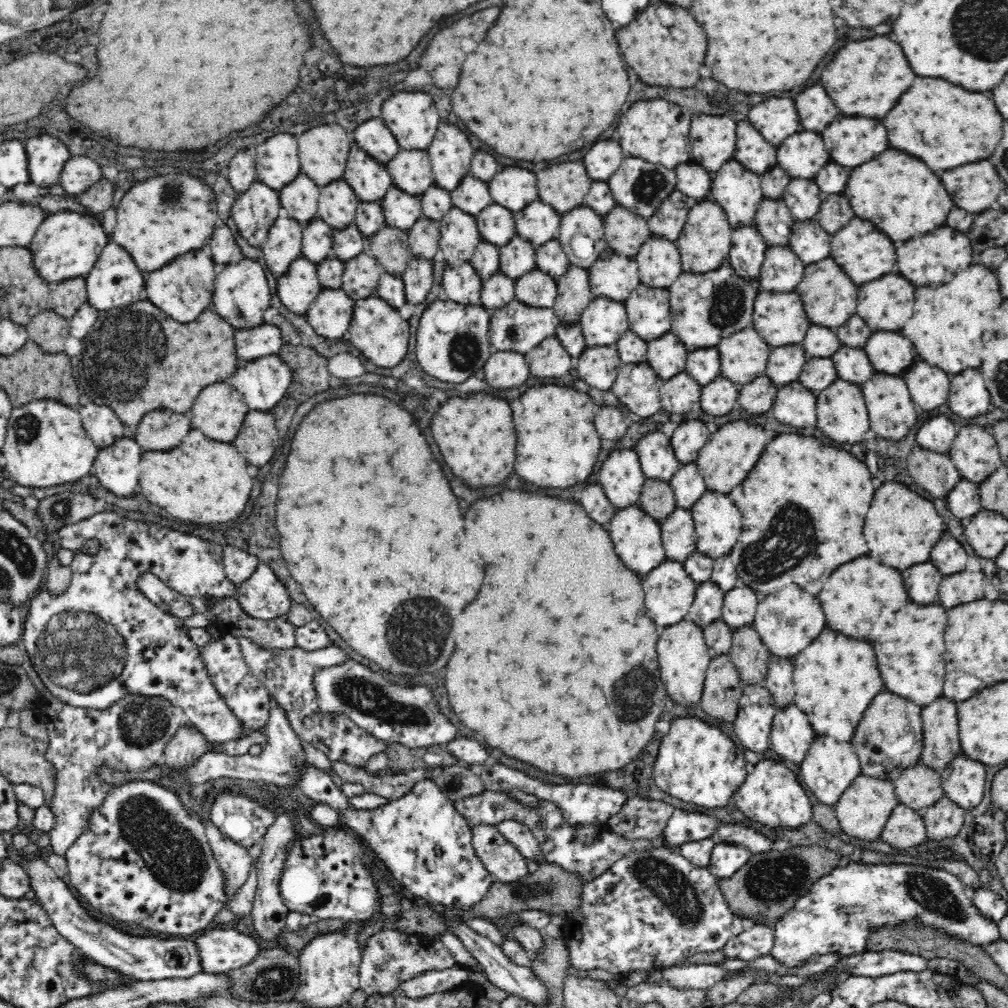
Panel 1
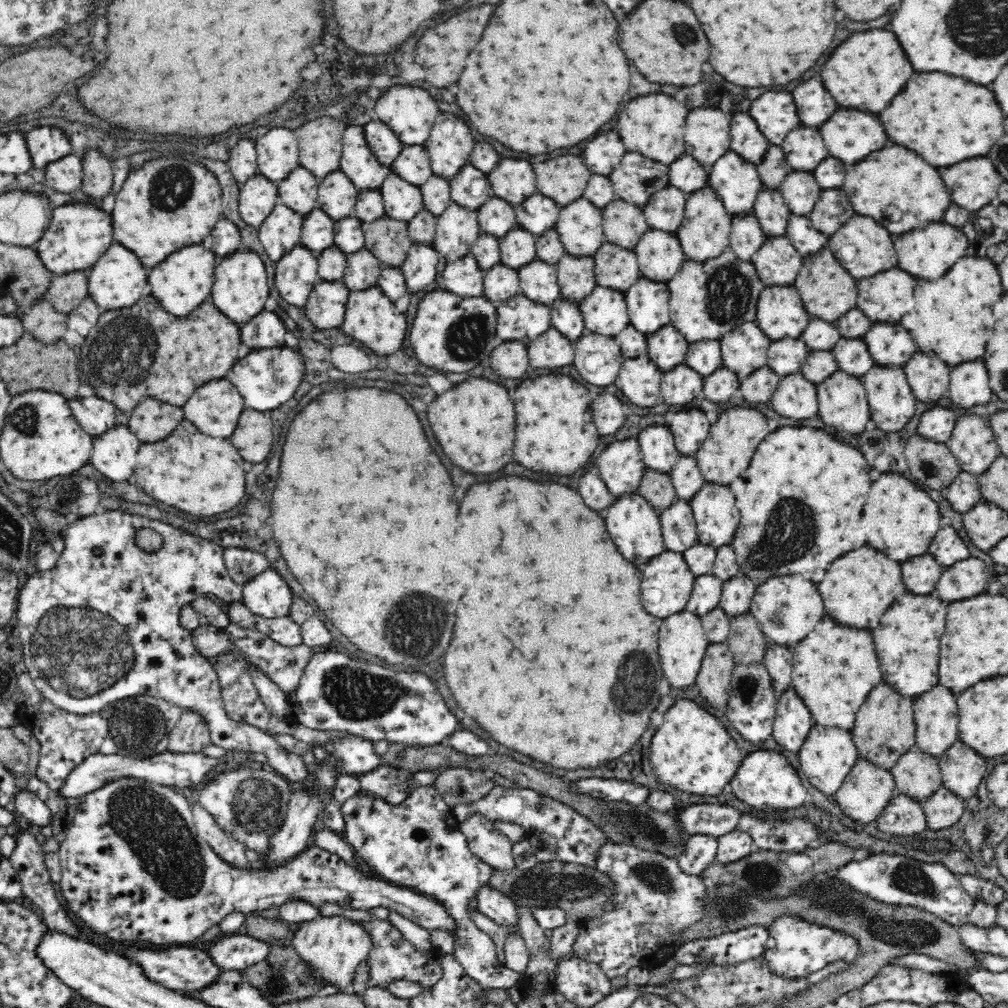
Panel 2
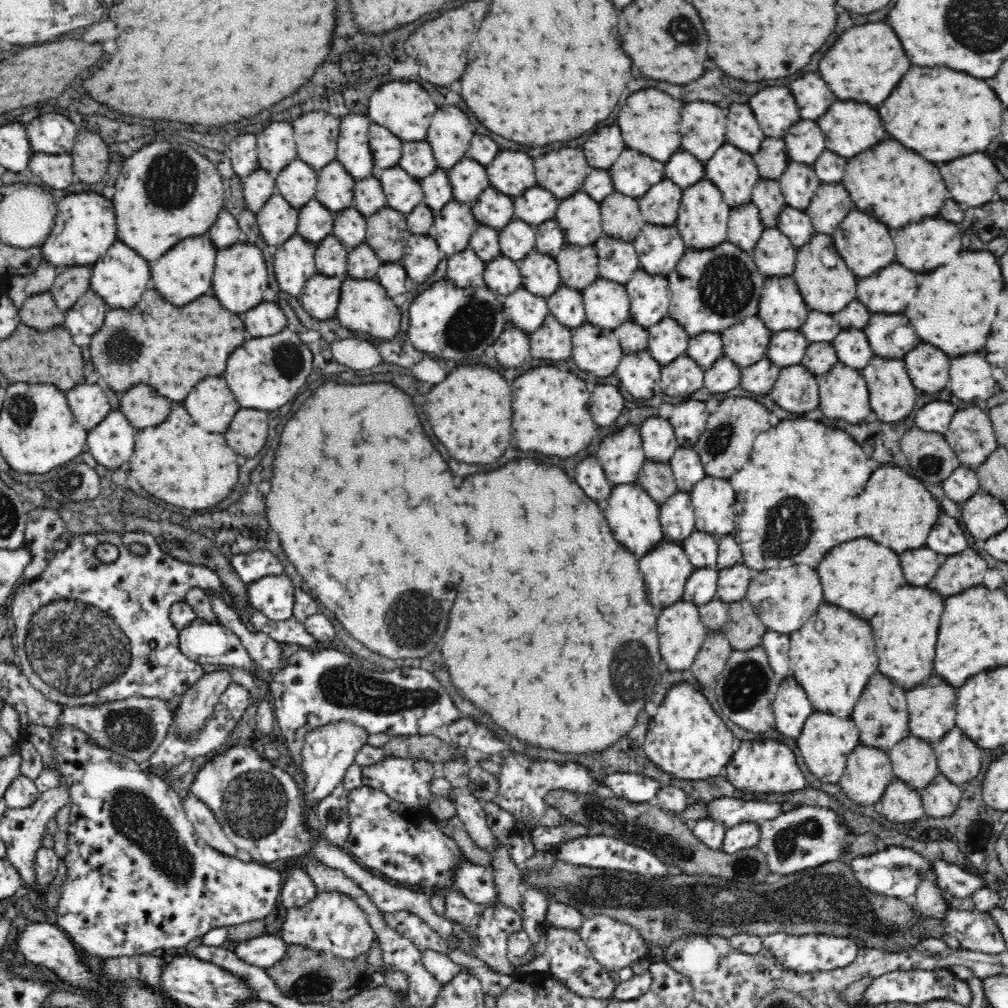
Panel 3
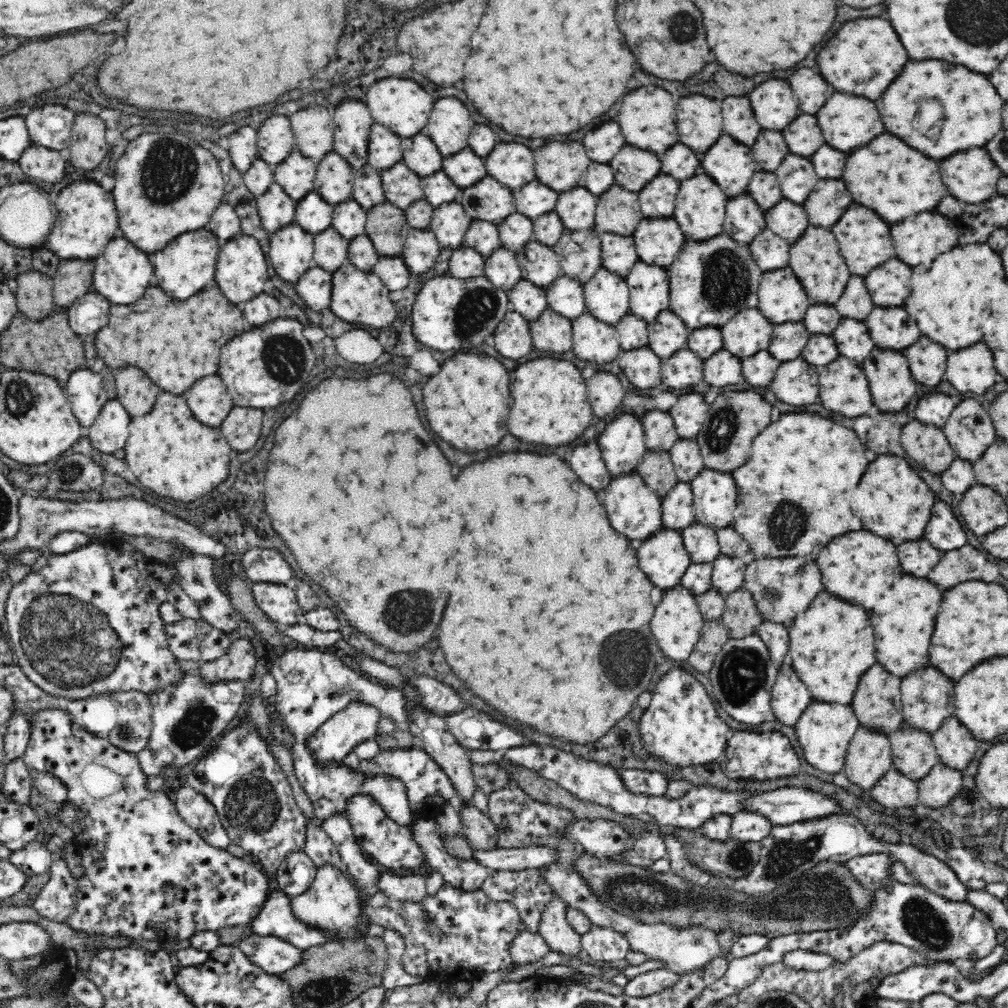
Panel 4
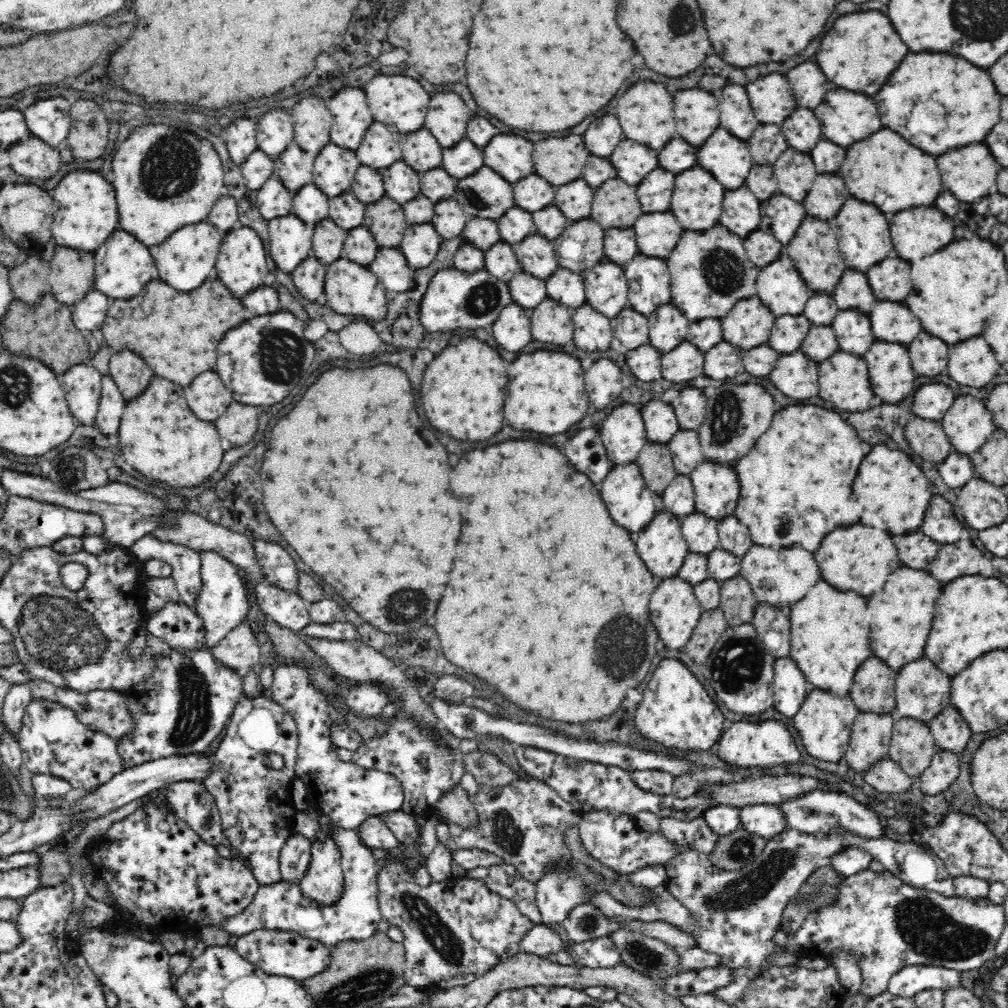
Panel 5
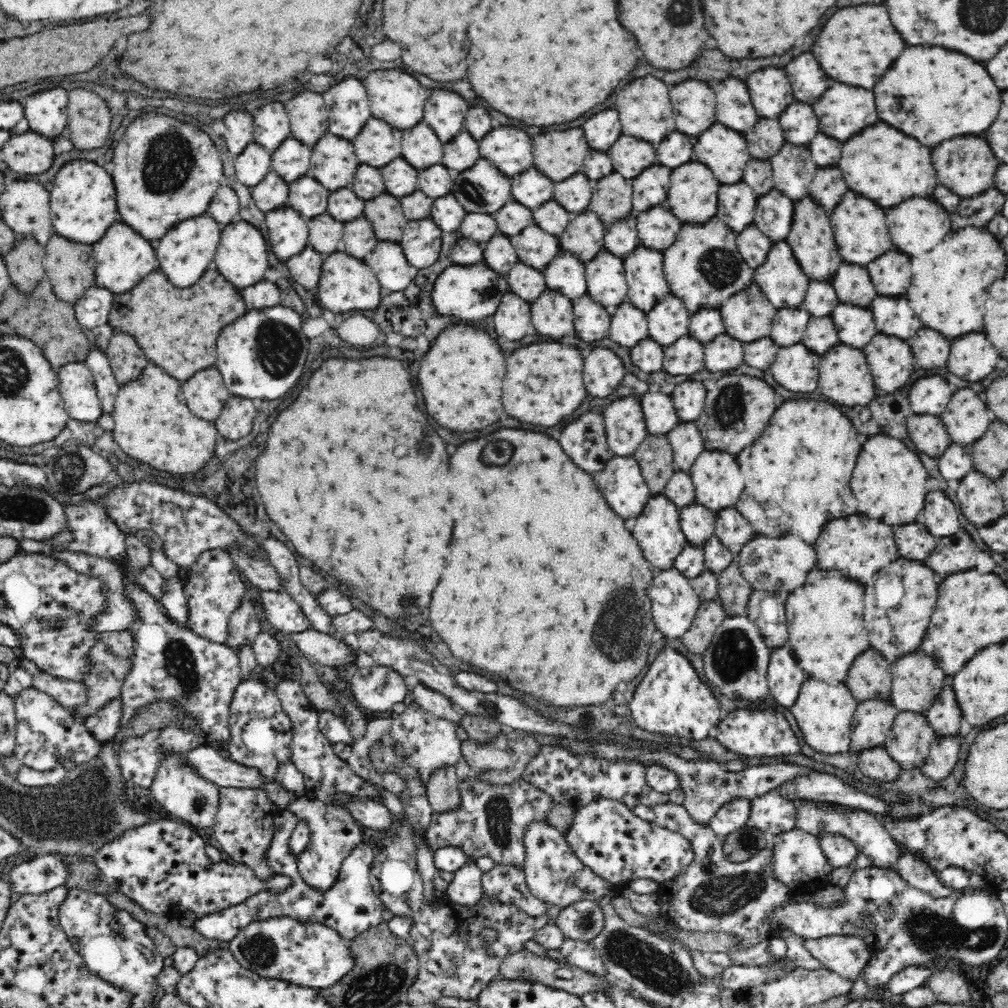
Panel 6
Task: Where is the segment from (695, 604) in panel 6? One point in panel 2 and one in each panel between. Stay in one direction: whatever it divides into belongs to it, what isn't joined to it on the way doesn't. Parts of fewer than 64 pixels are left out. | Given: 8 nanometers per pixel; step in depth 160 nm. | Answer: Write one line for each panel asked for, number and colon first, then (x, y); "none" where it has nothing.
2: (682, 647)
3: (681, 632)
4: (677, 623)
5: (675, 611)

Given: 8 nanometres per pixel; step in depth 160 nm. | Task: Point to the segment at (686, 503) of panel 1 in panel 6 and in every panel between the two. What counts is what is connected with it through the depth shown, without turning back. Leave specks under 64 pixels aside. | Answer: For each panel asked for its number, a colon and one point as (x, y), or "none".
2: (686, 477)
3: (688, 470)
4: (687, 459)
5: (685, 447)
6: (685, 440)

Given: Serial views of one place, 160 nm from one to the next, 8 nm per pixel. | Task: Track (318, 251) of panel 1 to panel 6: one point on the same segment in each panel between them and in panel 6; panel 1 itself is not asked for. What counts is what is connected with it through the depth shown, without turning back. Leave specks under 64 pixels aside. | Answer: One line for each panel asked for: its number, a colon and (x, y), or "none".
2: (317, 234)
3: (315, 223)
4: (314, 215)
5: (310, 204)
6: (308, 197)

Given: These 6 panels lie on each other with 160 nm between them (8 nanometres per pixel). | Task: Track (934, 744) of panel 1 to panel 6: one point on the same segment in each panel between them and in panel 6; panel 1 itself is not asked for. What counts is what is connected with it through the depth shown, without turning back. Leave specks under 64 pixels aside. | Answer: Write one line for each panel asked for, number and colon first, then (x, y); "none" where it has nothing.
2: (936, 716)
3: (932, 706)
4: (927, 696)
5: (922, 691)
6: (917, 682)

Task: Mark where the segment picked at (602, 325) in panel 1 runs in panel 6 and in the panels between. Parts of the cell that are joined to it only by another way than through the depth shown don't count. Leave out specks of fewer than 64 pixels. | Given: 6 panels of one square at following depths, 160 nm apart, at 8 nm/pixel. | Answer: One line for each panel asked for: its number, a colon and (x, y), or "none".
2: (604, 312)
3: (607, 305)
4: (607, 297)
5: (606, 288)
6: (606, 283)

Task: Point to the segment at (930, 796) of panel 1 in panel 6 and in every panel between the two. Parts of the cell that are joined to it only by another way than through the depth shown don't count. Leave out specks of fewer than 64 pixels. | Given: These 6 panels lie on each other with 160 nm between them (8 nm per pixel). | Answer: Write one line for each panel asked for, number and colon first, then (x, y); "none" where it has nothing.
2: (917, 775)
3: (914, 763)
4: (913, 752)
5: (912, 746)
6: (909, 743)

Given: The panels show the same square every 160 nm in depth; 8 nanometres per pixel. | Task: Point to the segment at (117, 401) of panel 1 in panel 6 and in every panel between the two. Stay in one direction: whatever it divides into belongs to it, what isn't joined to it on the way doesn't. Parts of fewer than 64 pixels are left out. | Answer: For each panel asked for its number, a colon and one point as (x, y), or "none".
2: (121, 349)
3: (174, 348)
4: (176, 343)
5: (177, 334)
6: (176, 334)

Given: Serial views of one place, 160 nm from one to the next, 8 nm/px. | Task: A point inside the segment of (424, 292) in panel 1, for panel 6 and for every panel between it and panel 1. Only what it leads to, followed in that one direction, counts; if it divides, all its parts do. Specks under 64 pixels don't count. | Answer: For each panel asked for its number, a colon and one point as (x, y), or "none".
2: (419, 269)
3: (421, 256)
4: (421, 249)
5: (420, 245)
6: (421, 241)

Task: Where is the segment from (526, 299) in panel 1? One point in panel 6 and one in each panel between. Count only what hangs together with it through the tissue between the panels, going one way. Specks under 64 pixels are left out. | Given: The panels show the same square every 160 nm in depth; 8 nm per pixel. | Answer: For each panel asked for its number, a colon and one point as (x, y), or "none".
2: (538, 282)
3: (540, 276)
4: (540, 266)
5: (535, 254)
6: (535, 248)

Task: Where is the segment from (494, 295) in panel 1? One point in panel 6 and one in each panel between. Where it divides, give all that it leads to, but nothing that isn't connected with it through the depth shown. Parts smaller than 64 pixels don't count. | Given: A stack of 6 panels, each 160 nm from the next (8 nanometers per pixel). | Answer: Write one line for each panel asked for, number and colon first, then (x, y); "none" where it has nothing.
2: (501, 283)
3: (502, 276)
4: (502, 269)
5: (501, 262)
6: (499, 254)

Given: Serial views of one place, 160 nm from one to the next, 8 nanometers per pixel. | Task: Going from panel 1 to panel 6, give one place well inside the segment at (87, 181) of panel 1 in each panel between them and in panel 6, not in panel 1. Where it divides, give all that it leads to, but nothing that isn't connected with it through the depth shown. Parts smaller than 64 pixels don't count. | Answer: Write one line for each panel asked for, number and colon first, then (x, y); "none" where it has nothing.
2: (66, 175)
3: (57, 171)
4: (46, 164)
5: (32, 159)
6: (29, 153)

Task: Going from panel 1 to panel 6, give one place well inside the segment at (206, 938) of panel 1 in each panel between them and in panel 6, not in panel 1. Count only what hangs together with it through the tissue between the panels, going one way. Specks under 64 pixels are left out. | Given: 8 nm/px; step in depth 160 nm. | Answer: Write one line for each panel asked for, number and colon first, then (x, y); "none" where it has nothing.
2: (234, 952)
3: (263, 951)
4: (273, 955)
5: (277, 953)
6: (311, 955)

